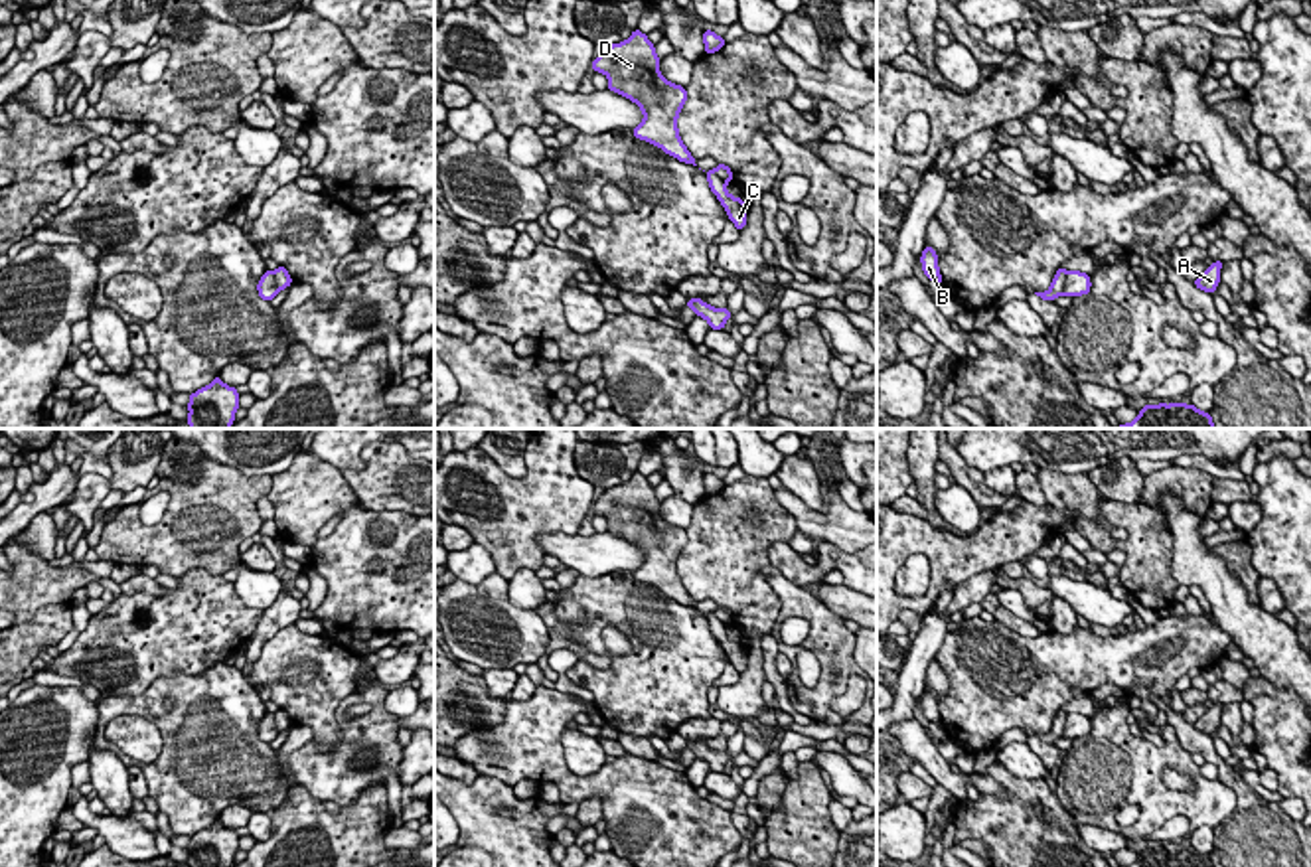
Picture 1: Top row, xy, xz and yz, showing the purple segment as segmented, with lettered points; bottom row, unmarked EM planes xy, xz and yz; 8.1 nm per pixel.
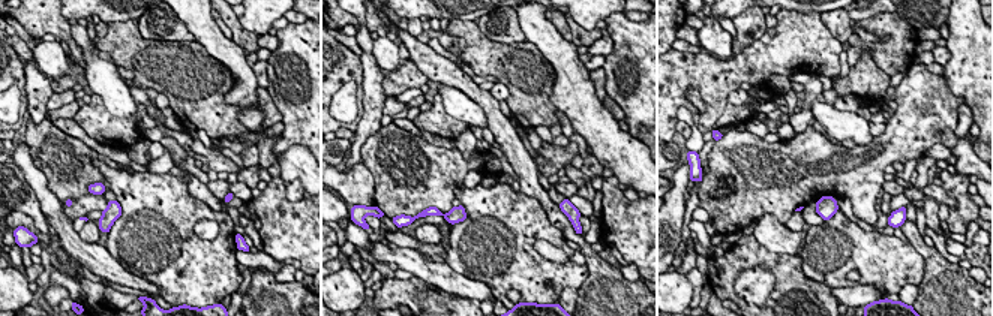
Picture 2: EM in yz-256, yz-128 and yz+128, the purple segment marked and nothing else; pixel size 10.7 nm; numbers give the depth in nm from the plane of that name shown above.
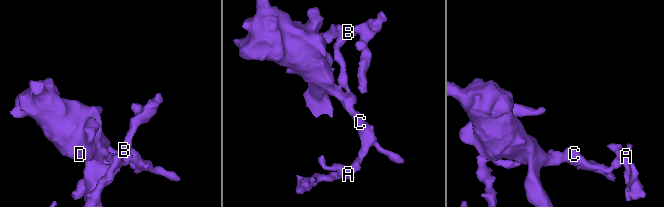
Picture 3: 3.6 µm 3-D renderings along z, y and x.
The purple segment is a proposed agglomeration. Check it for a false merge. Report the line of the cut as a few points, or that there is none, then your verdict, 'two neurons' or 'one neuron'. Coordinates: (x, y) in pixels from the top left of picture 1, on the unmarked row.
cut in yz along (1067, 713), (1061, 735); two neurons

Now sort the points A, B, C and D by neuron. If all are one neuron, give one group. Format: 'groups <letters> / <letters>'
groups A C D / B

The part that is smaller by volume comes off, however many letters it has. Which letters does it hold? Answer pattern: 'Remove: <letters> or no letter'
Remove: B

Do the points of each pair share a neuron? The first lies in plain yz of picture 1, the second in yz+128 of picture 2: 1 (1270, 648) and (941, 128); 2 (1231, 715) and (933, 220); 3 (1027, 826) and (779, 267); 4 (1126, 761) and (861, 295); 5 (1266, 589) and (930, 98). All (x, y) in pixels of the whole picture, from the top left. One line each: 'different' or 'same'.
1: different
2: same
3: same
4: different
5: different

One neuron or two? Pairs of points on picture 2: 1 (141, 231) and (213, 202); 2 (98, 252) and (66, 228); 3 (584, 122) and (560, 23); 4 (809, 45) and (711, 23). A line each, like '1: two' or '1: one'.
1: two
2: one
3: two
4: two

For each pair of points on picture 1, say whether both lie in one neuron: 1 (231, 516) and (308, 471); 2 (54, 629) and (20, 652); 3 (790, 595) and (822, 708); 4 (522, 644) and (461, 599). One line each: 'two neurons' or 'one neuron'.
1: two neurons
2: one neuron
3: one neuron
4: one neuron

